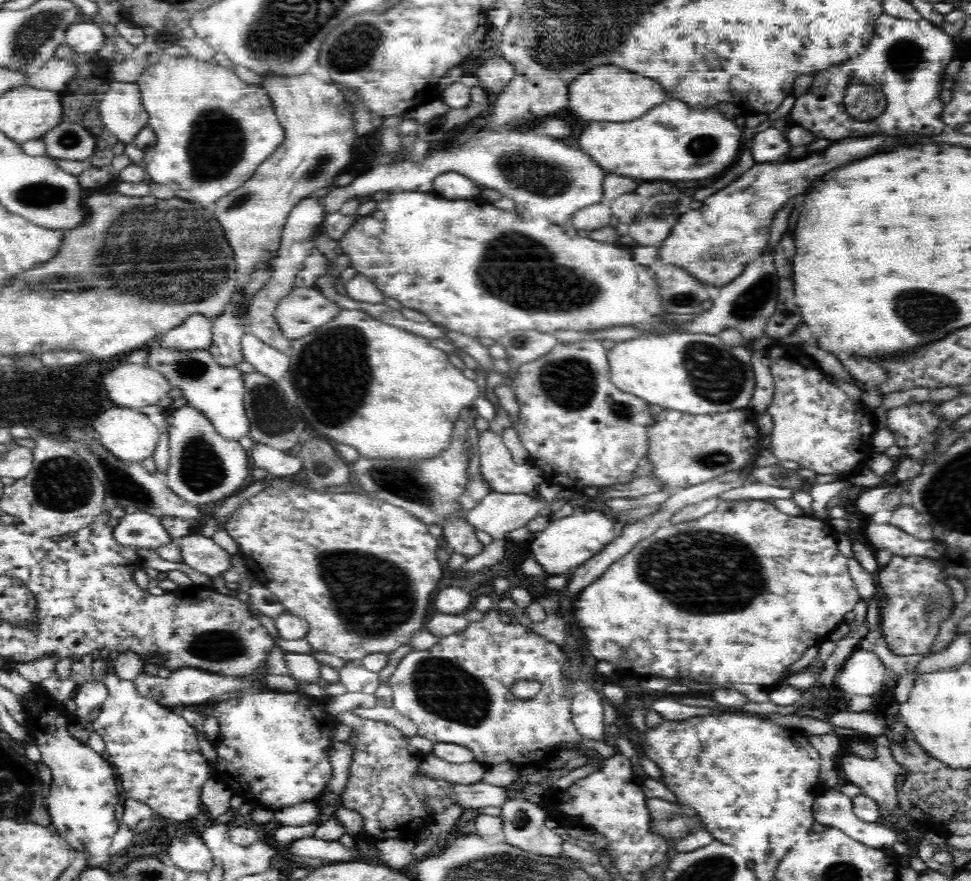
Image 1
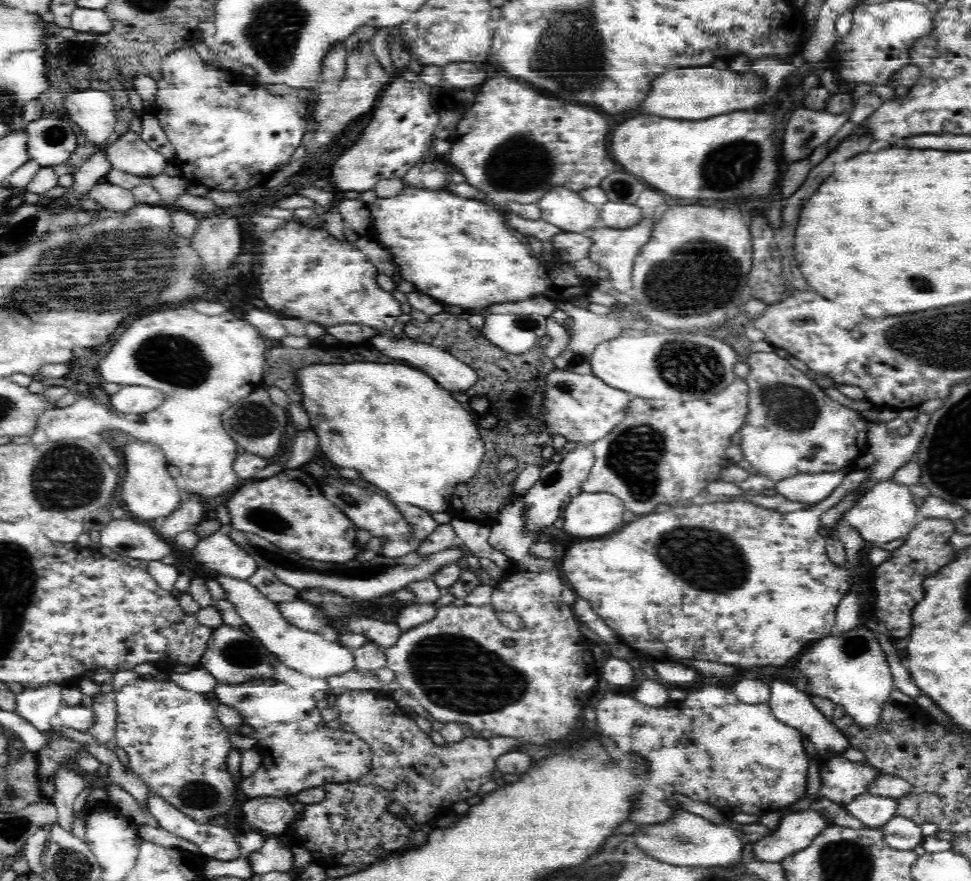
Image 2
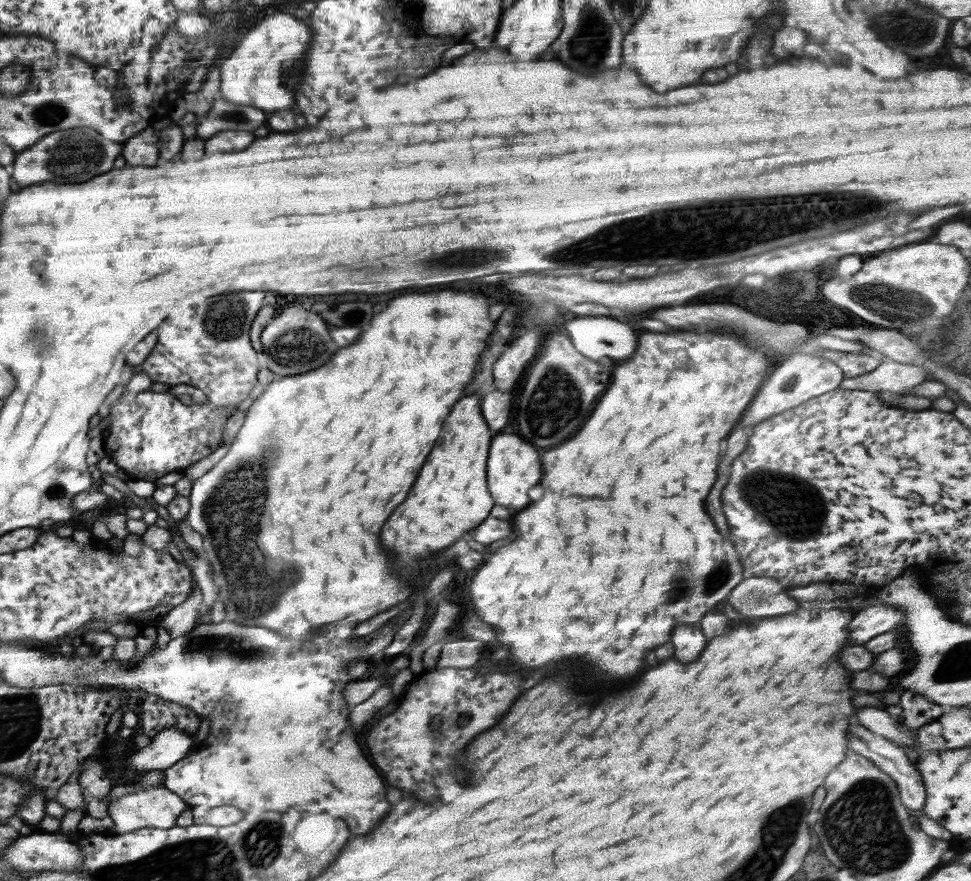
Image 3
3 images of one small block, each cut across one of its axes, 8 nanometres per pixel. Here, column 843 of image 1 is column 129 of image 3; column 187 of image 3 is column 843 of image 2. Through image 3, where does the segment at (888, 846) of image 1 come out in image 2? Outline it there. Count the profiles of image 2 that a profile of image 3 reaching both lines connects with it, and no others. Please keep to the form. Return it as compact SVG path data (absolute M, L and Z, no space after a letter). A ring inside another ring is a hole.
M866 793L842 805L848 814L872 828L881 828L896 814L897 799Z

